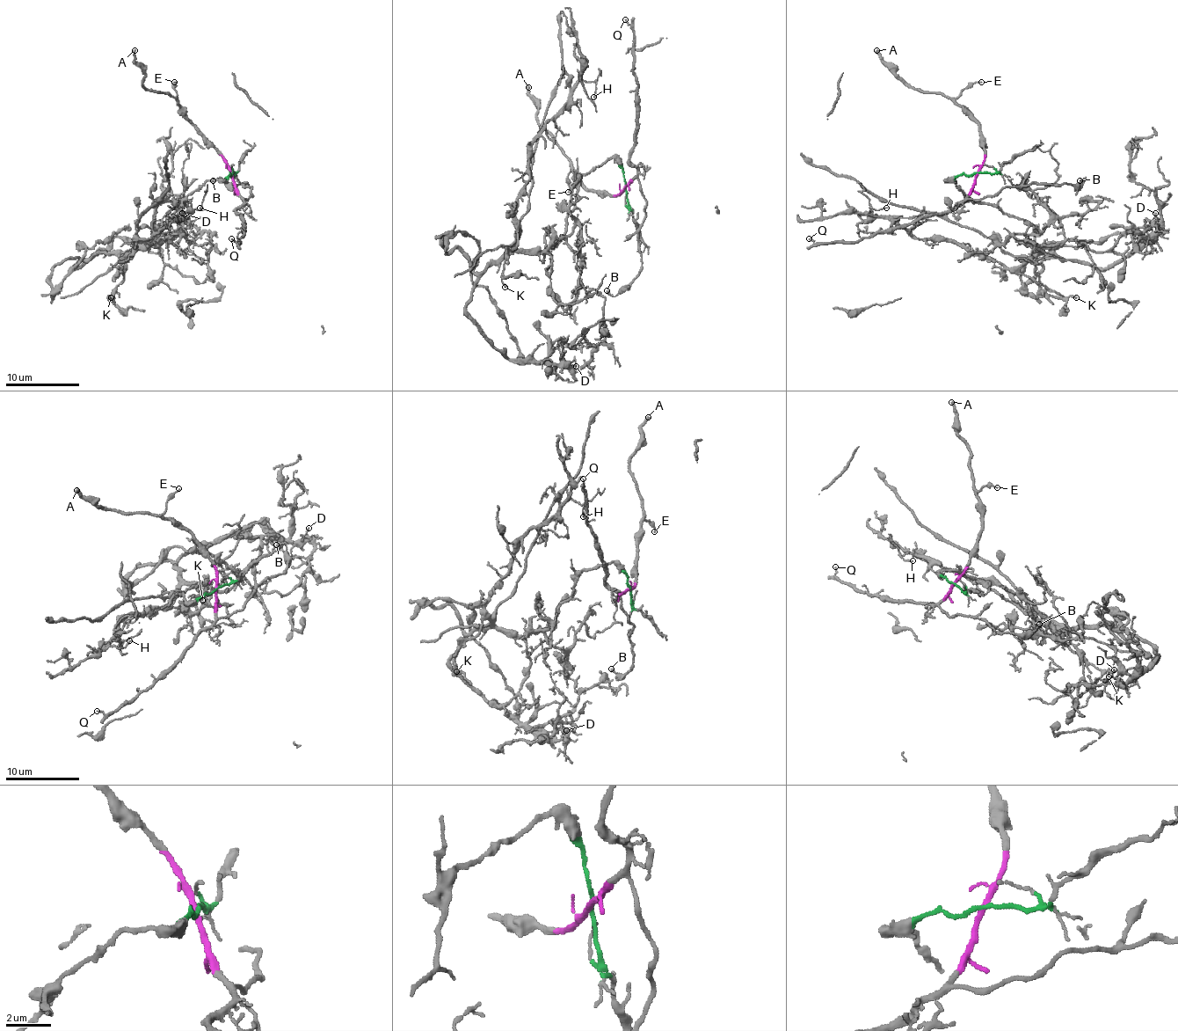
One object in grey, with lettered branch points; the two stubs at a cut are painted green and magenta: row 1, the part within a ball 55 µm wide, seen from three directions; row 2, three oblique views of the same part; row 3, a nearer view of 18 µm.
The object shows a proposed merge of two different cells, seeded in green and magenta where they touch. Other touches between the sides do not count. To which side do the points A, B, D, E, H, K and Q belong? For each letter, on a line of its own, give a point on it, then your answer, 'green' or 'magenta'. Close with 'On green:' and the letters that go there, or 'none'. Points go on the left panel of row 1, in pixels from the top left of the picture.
A: (134, 50) | magenta
B: (213, 180) | magenta
D: (182, 213) | green
E: (174, 82) | magenta
H: (199, 208) | green
K: (111, 297) | green
Q: (231, 238) | magenta
On green: D, H, K

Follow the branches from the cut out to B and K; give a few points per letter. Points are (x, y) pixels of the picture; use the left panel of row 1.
B: (230, 173), (232, 185), (245, 200), (252, 196), (247, 185), (227, 185), (220, 178), (212, 181)
K: (230, 173), (214, 179), (185, 198), (163, 229), (158, 242), (124, 251), (124, 281), (107, 297), (111, 297)

